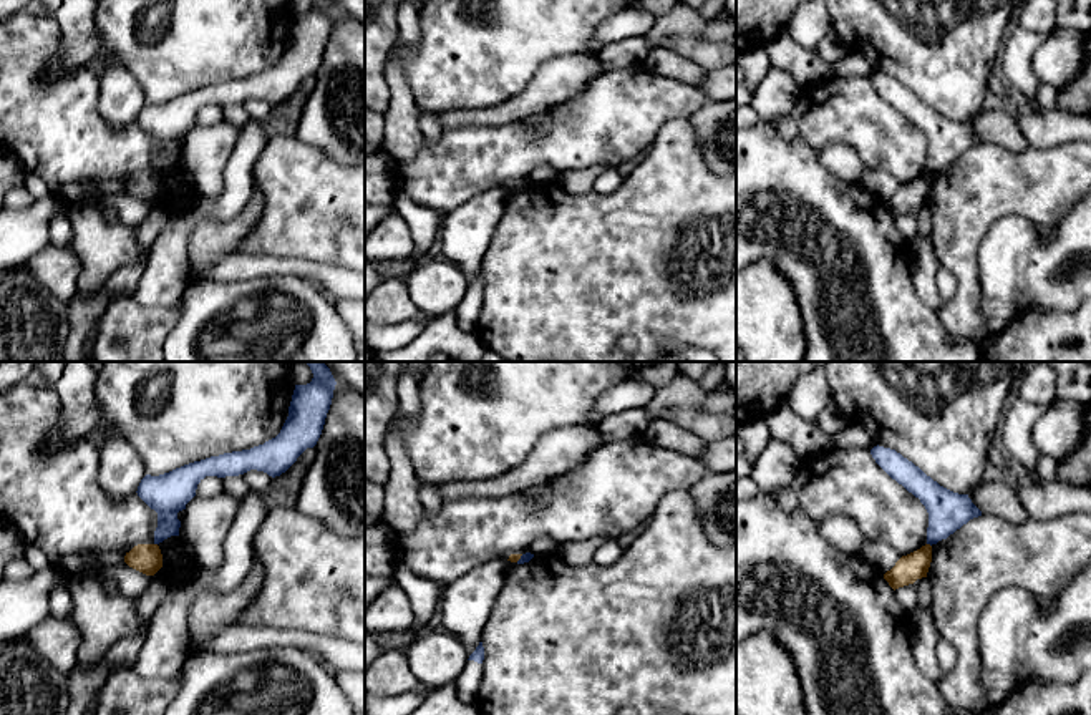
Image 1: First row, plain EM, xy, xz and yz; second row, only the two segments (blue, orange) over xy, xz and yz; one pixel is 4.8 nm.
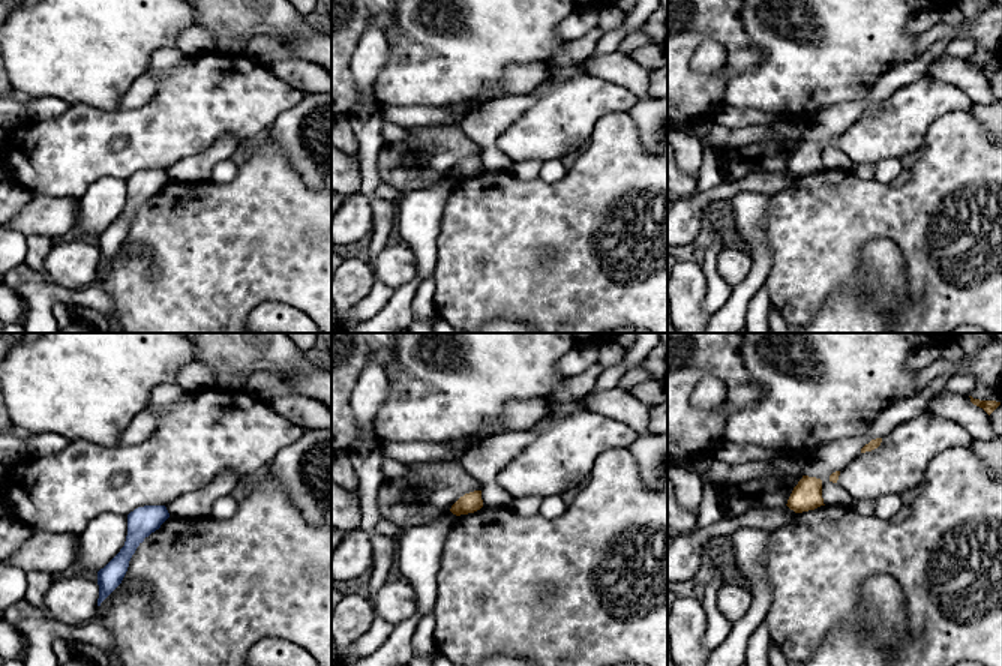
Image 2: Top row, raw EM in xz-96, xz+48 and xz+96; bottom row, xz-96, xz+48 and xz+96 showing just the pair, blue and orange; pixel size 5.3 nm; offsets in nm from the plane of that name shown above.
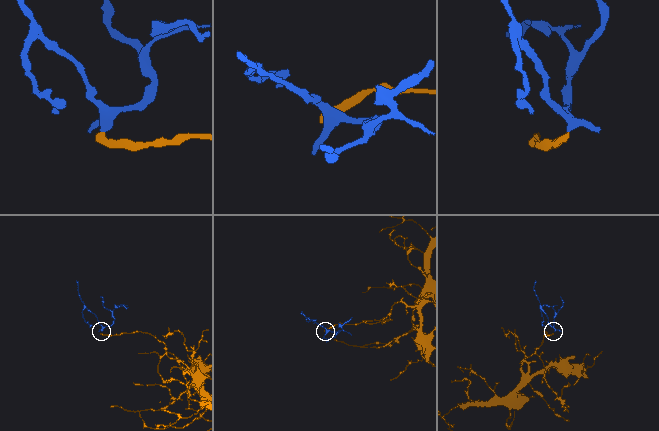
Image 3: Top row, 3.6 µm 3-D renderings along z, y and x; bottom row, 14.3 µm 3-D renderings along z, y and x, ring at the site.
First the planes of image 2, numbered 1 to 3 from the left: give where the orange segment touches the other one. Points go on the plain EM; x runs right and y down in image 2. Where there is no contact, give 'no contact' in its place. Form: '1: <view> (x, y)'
1: no contact
2: no contact
3: no contact

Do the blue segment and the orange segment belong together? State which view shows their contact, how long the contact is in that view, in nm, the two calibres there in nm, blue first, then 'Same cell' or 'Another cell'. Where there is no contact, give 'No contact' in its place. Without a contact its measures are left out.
Touches blue in yz. Shared border 30 nm. Thickness 190 nm (blue) against 140 nm. Another cell

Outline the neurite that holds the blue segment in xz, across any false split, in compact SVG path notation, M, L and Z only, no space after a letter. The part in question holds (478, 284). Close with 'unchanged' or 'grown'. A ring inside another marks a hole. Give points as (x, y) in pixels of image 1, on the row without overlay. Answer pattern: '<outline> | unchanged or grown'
M482 270L469 284L463 302L456 307L458 325L464 332L476 332L478 319L481 315L484 275Z | grown

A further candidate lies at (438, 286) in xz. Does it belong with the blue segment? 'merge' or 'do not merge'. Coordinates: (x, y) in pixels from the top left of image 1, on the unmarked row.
do not merge

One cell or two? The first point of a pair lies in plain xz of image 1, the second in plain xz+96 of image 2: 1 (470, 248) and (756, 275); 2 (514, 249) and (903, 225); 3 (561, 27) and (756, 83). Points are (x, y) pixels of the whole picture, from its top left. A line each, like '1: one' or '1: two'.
1: one
2: one
3: one

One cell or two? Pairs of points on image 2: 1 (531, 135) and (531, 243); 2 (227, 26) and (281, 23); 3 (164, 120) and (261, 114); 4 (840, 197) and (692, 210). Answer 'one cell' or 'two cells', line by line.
1: two cells
2: one cell
3: one cell
4: two cells

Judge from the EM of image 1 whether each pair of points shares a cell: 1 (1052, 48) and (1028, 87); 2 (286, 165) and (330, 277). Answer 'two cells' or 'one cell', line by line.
1: two cells
2: two cells

